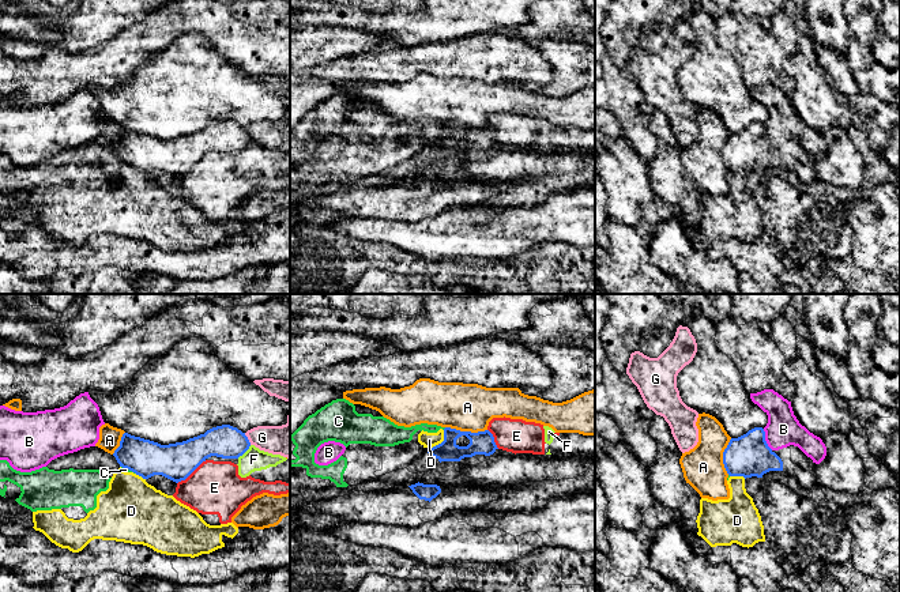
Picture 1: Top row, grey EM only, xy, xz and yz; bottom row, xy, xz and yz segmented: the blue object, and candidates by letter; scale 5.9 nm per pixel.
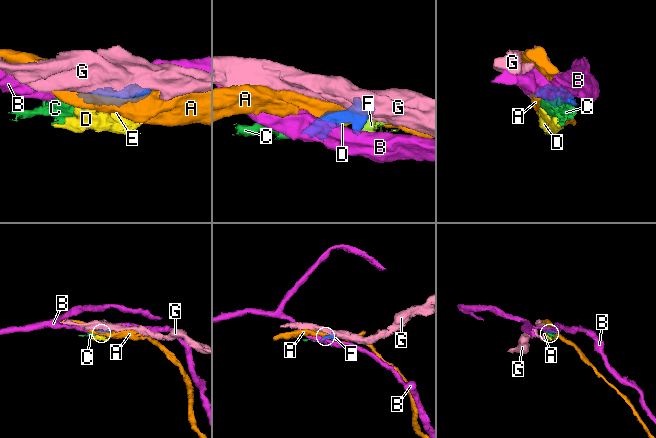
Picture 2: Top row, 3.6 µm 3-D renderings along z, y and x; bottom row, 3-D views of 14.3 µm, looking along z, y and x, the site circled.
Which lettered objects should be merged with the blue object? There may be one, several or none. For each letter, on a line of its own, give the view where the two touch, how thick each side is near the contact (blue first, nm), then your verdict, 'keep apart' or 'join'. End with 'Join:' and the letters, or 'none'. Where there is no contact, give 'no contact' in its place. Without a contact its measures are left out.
A: meets blue in xz; 140 nm thick on the blue side, 280 nm on the other; keep apart
B: meets blue in yz; 260 nm thick on the blue side, 200 nm on the other; keep apart
C: meets blue in xy; 220 nm thick on the blue side, 20 nm on the other; keep apart
D: meets blue in xz; 140 nm thick on the blue side, 90 nm on the other; keep apart
E: meets blue in xy; 220 nm thick on the blue side, 320 nm on the other; keep apart
F: meets blue in xy; 200 nm thick on the blue side, 140 nm on the other; keep apart
G: meets blue in xy; 200 nm thick on the blue side, 200 nm on the other; keep apart
Join: none

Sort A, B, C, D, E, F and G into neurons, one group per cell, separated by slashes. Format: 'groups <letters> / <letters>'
groups A / B / C D / E F / G

